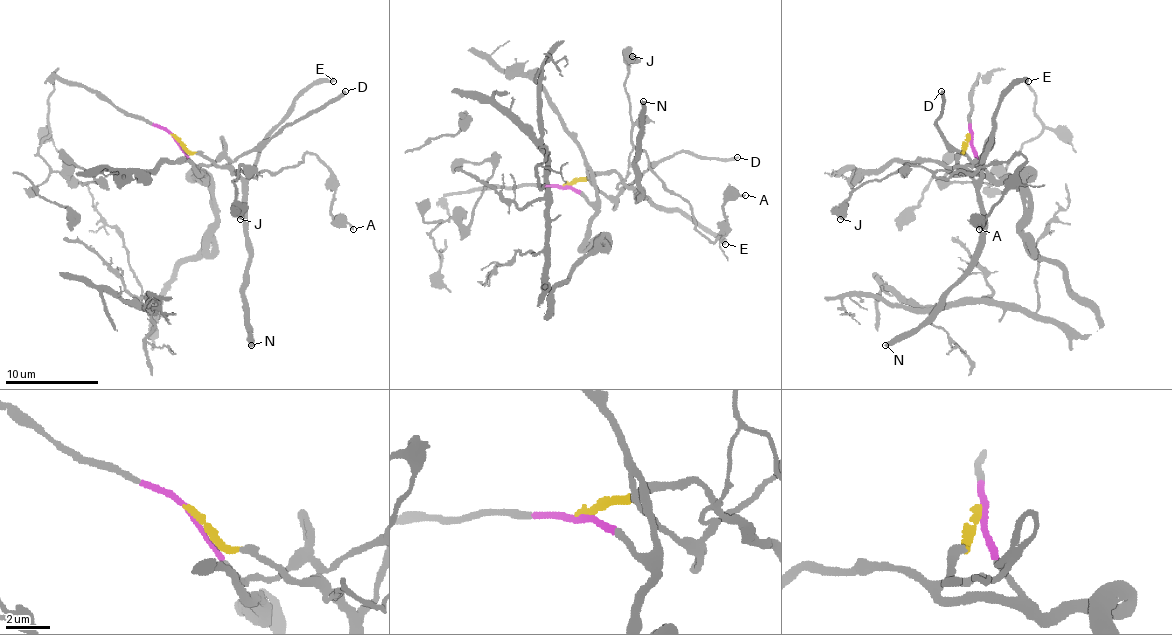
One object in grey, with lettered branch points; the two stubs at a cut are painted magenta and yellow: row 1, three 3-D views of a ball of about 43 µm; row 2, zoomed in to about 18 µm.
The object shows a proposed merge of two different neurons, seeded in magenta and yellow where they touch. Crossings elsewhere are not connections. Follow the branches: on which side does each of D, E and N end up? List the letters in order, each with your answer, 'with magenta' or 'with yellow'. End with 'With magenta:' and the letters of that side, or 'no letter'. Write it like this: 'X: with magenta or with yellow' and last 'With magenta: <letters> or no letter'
D: with magenta
E: with yellow
N: with yellow
With magenta: D

